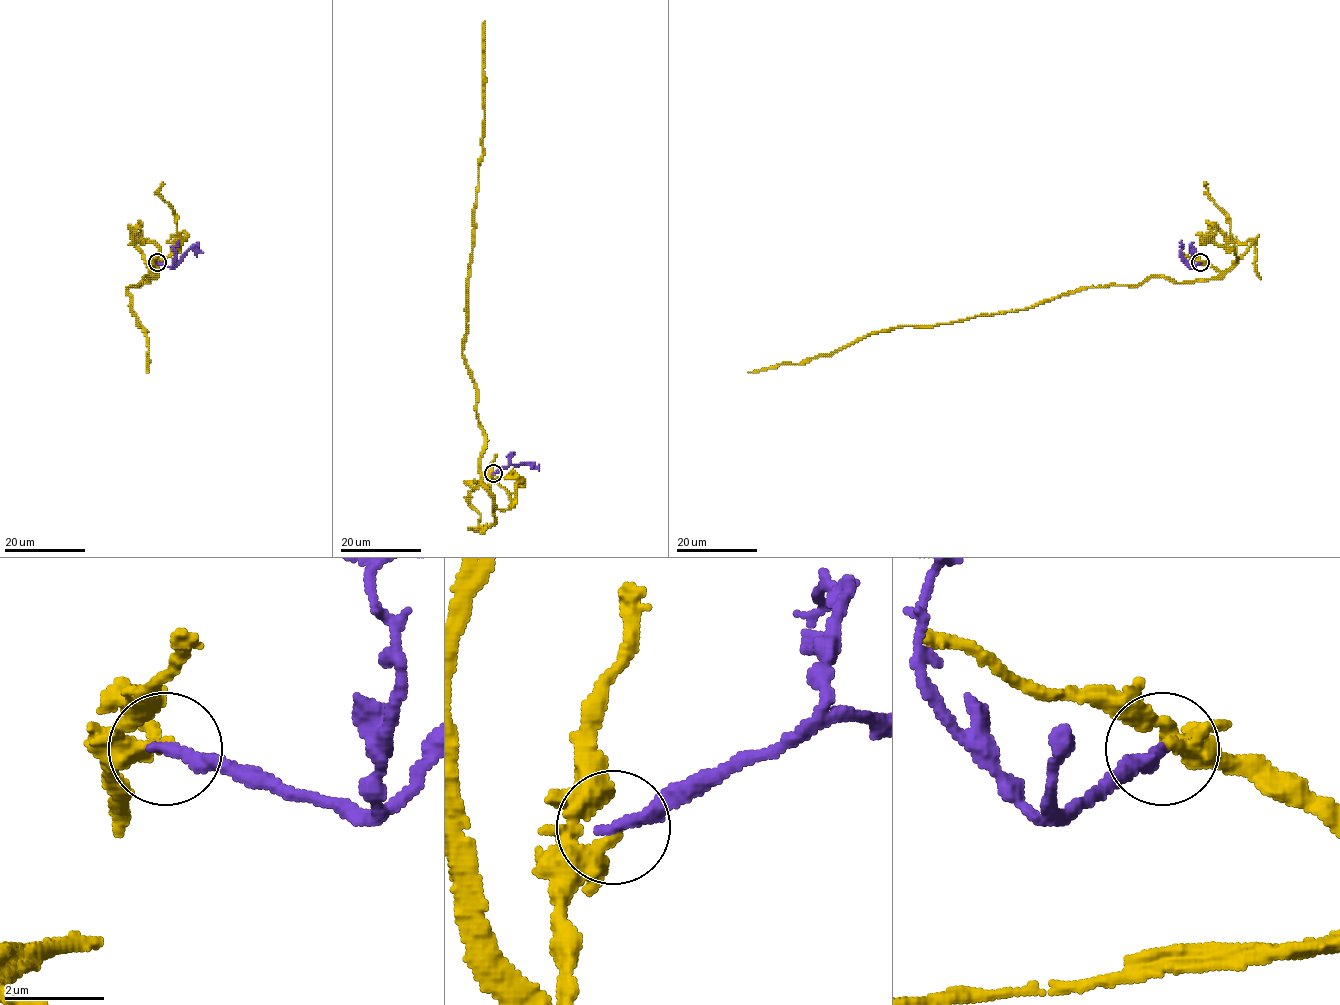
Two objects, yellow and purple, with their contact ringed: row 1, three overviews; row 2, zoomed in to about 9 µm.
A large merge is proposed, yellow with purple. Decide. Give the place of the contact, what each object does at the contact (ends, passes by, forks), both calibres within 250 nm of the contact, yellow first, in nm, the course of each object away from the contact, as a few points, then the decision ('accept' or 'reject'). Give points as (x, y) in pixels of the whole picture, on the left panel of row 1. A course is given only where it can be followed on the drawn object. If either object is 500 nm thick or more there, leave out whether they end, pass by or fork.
at (157, 262); yellow passes by; purple ends there; 260 nm thick on the yellow side, 280 nm on the other; yellow runs (158, 262), (143, 282), (149, 279), (144, 276), (139, 285), (126, 290), (130, 310), (147, 331), (148, 372); purple runs (157, 262), (175, 267), (190, 248), (203, 253); reject

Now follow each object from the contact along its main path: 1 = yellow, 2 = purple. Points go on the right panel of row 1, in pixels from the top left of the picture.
1: (1200, 262), (1220, 273), (1191, 282), (1150, 276), (1019, 310), (898, 326), (828, 354), (748, 372)
2: (1200, 262), (1192, 267), (1191, 248), (1198, 253)

